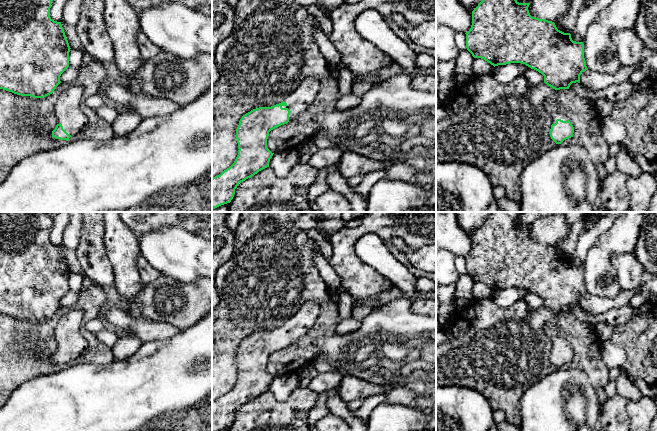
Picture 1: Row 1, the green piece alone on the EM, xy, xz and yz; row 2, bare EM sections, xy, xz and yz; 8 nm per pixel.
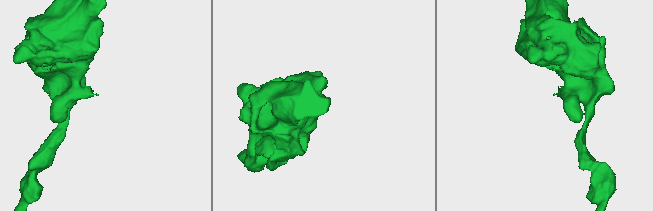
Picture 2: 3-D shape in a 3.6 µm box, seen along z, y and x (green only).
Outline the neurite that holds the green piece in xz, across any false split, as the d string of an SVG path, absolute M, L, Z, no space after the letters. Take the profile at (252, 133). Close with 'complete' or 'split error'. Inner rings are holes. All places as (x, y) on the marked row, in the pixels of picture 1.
M309 77L281 103L242 116L236 129L238 155L229 168L212 178L212 210L230 203L241 182L269 167L274 154L267 148L269 132L305 112L319 89L320 81Z; split error

